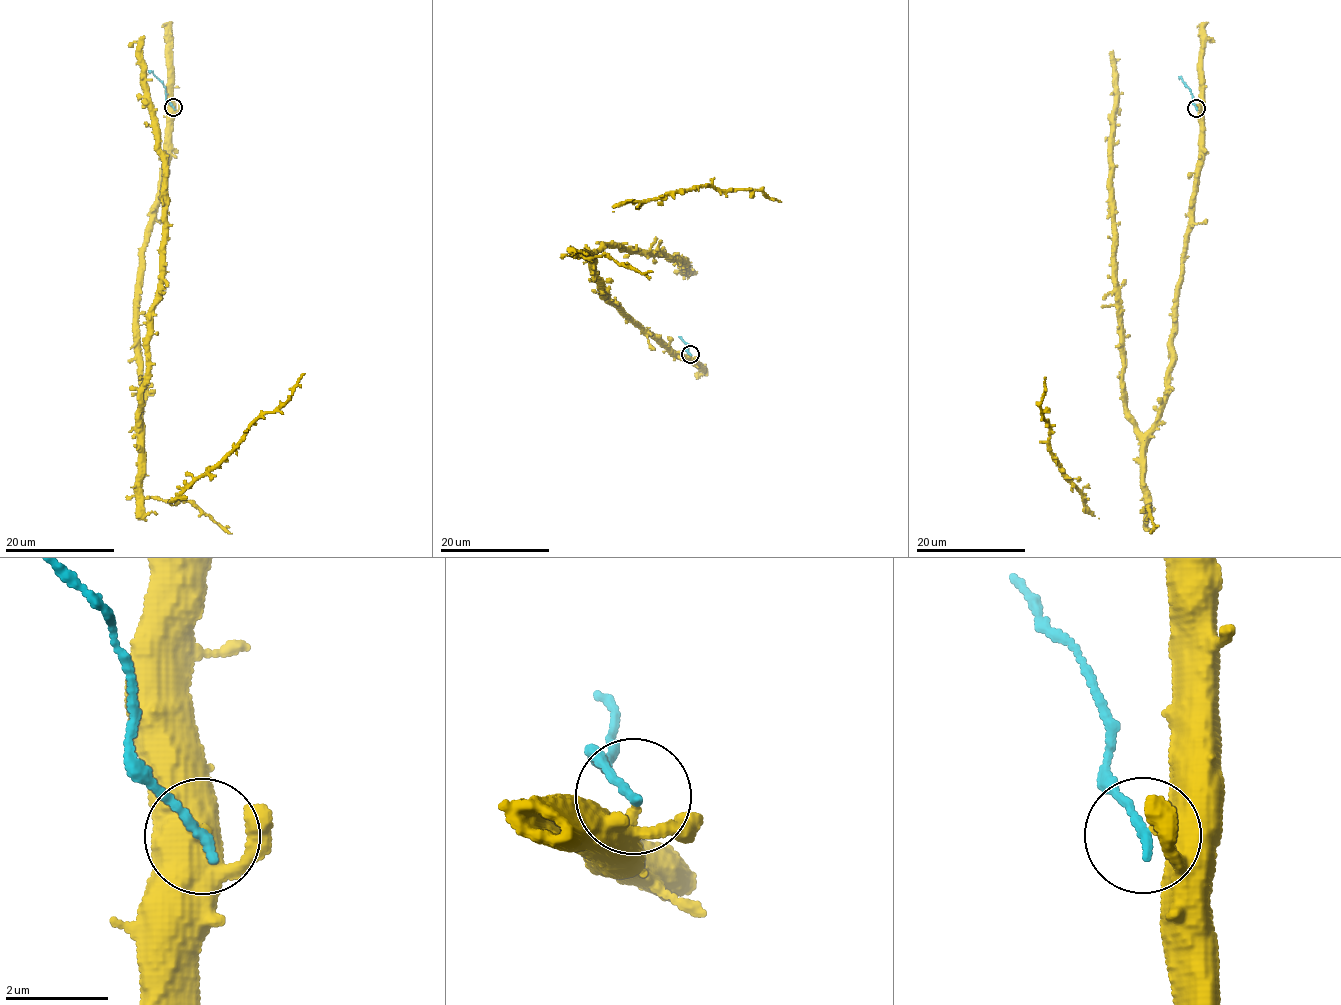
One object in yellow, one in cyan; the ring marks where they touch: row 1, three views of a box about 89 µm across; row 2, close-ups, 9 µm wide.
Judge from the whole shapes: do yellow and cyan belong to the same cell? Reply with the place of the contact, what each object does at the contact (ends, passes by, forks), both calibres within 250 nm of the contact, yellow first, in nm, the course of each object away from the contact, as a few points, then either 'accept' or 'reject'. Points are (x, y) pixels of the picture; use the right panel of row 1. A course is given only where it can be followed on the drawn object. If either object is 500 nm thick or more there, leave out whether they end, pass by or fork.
place (1196, 108); calibres 500 and 200 nm; course yellow (1197, 108), (1200, 165), (1169, 392), (1160, 418), (1143, 434), (1126, 407), (1116, 289), (1112, 58), (1115, 63); course cyan (1196, 108), (1191, 90), (1179, 77); reject

